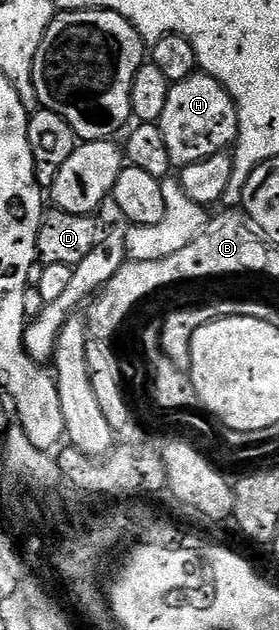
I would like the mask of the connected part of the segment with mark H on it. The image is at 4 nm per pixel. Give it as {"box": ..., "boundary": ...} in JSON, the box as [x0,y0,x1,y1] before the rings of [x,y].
{"box":[156,71,239,171],"boundary":[[[200,71],[193,73],[187,79],[174,81],[170,84],[167,103],[163,106],[163,115],[156,122],[159,131],[163,131],[163,143],[171,154],[173,169],[180,171],[189,165],[199,163],[203,159],[213,157],[217,153],[232,150],[237,143],[239,131],[239,115],[231,95],[213,78],[210,73]]]}

